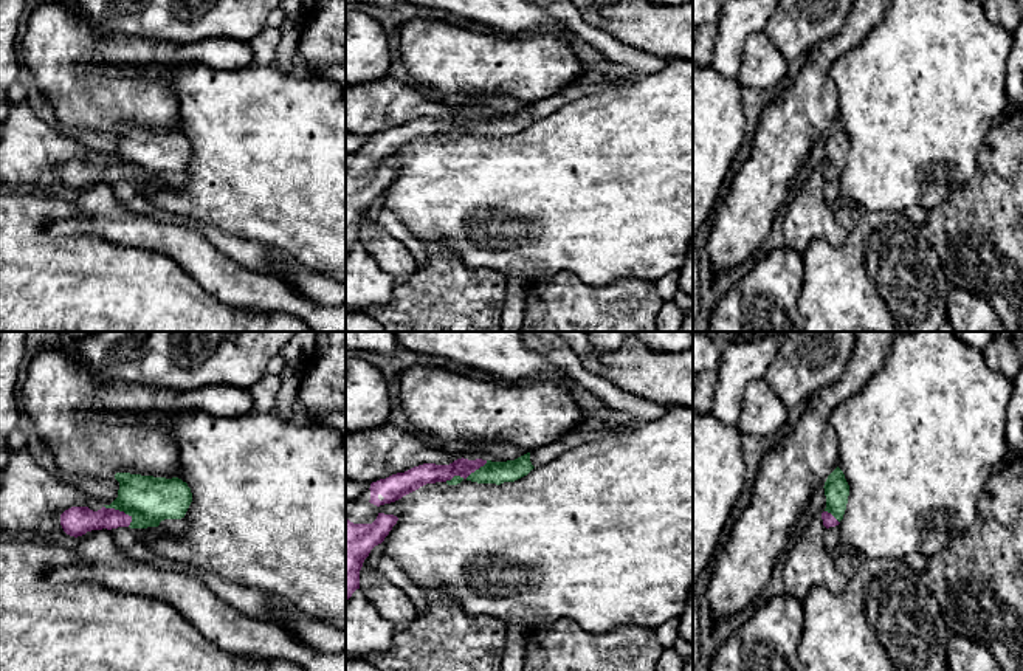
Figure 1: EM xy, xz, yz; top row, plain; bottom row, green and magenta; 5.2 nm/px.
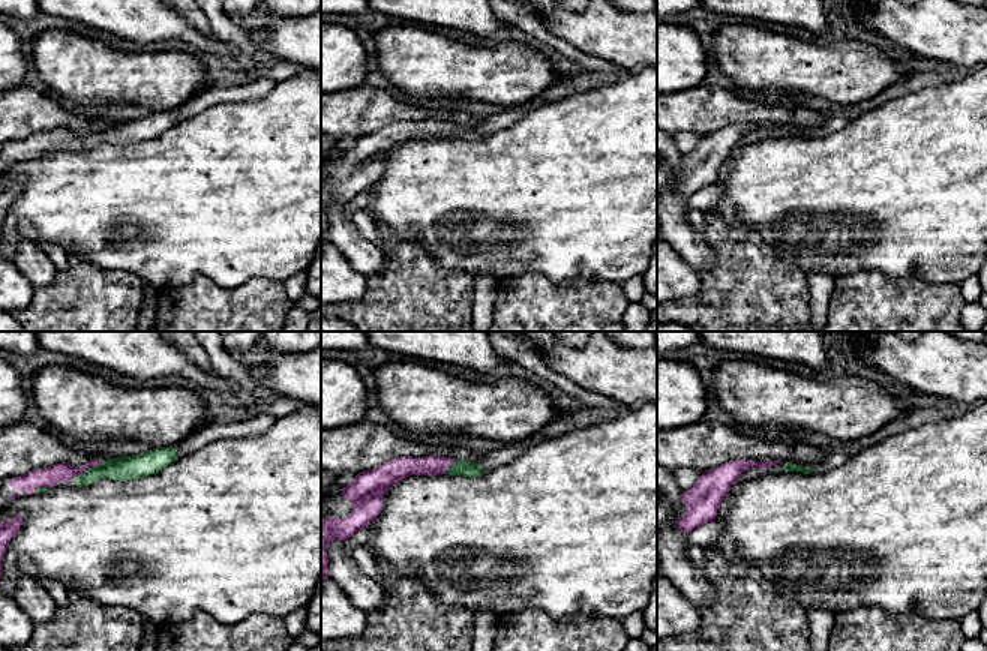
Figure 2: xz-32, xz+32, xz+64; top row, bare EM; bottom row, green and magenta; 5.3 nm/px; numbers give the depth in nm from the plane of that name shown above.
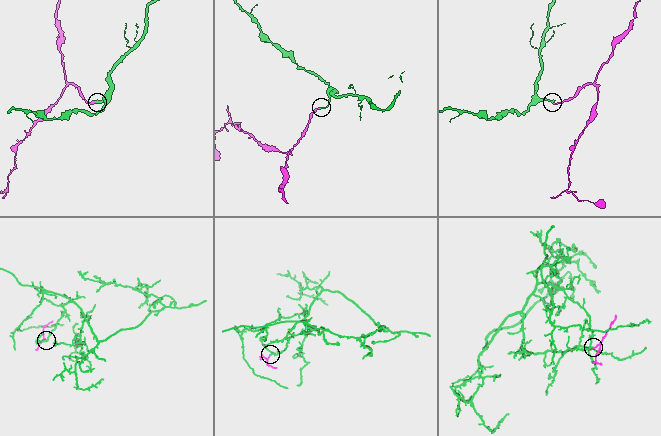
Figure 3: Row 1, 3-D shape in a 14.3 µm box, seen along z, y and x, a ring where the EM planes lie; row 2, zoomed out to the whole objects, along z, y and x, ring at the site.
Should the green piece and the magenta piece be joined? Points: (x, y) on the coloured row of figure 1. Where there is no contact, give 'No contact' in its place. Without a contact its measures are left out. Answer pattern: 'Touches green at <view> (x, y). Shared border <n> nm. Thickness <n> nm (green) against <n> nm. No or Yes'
Touches green at xz (467, 478). Shared border 240 nm. Thickness 120 nm (green) against 110 nm. Yes

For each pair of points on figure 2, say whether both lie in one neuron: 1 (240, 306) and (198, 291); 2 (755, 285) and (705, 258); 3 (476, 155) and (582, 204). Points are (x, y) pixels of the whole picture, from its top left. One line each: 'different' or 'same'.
1: same
2: different
3: same

